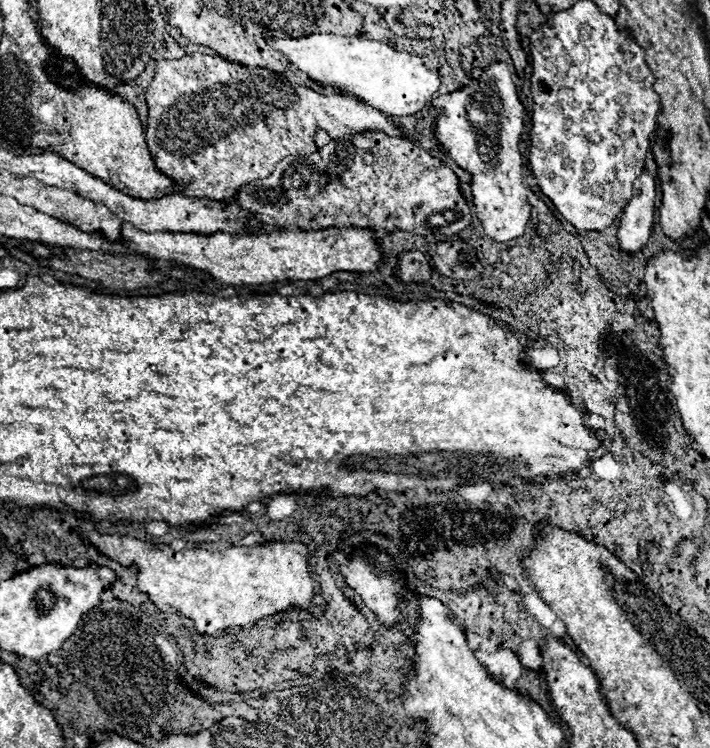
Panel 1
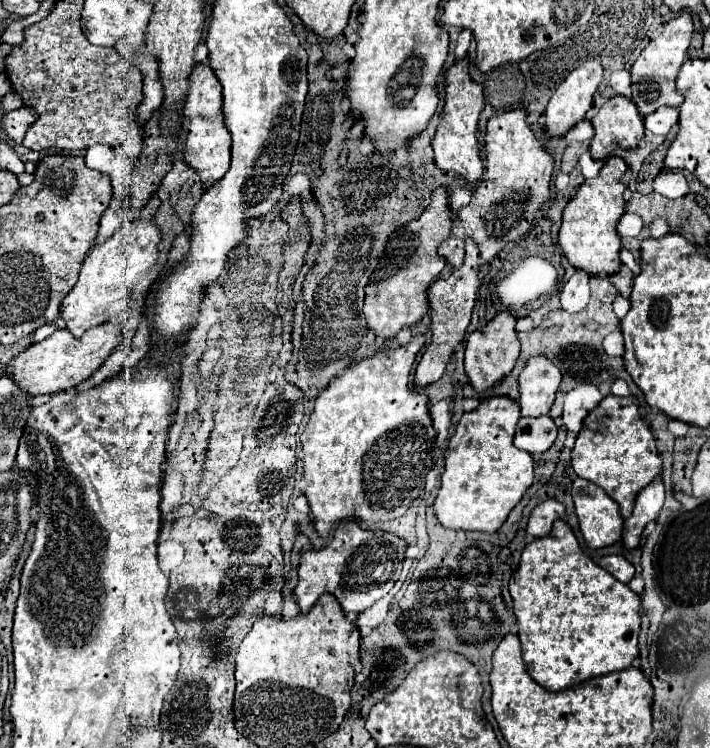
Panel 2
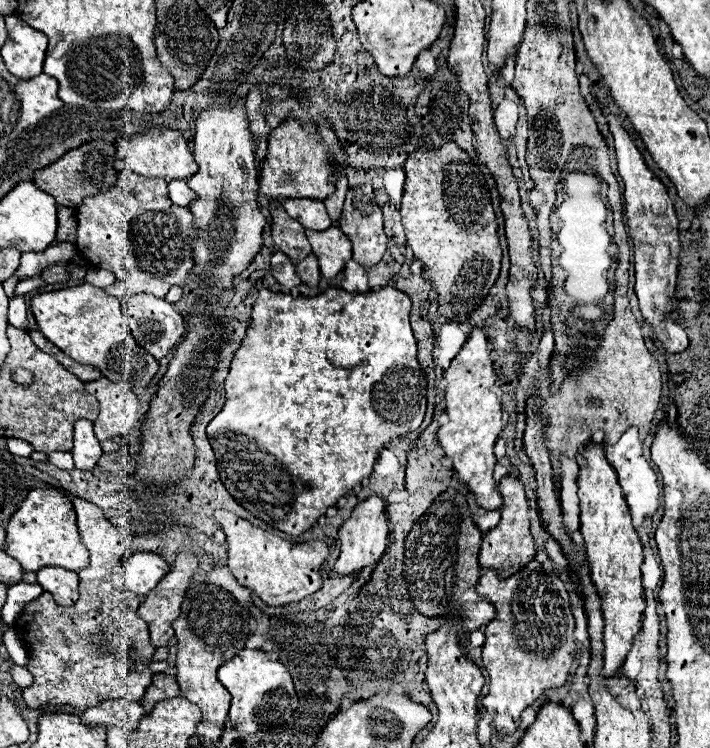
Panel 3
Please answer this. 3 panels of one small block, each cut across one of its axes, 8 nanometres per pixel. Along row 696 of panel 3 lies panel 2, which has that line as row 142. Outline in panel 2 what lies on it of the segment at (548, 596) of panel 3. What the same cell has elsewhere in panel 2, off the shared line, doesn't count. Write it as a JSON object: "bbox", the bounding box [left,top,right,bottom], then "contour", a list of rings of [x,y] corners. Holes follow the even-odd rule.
{"bbox":[438,110,554,270],"contour":[[[512,110],[488,120],[484,138],[484,176],[468,206],[464,206],[452,220],[452,234],[440,244],[438,254],[458,270],[464,260],[464,240],[472,238],[480,248],[482,264],[488,264],[508,244],[524,236],[534,220],[536,210],[550,198],[554,158],[542,150],[534,132],[526,124],[526,110]]]}

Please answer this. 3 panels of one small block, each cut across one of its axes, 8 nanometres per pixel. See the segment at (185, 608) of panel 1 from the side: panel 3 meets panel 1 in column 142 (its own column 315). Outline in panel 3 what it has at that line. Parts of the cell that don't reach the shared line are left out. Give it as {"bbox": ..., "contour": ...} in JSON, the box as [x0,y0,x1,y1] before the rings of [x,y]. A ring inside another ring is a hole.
{"bbox":[214,510,330,606],"contour":[[[216,510],[214,518],[226,532],[230,572],[236,576],[236,580],[242,586],[250,588],[268,606],[294,604],[322,588],[320,566],[330,554],[326,542],[316,540],[316,542],[308,542],[308,544],[294,544],[294,542],[274,536],[266,530],[256,528],[248,520],[242,520],[228,510]]]}

